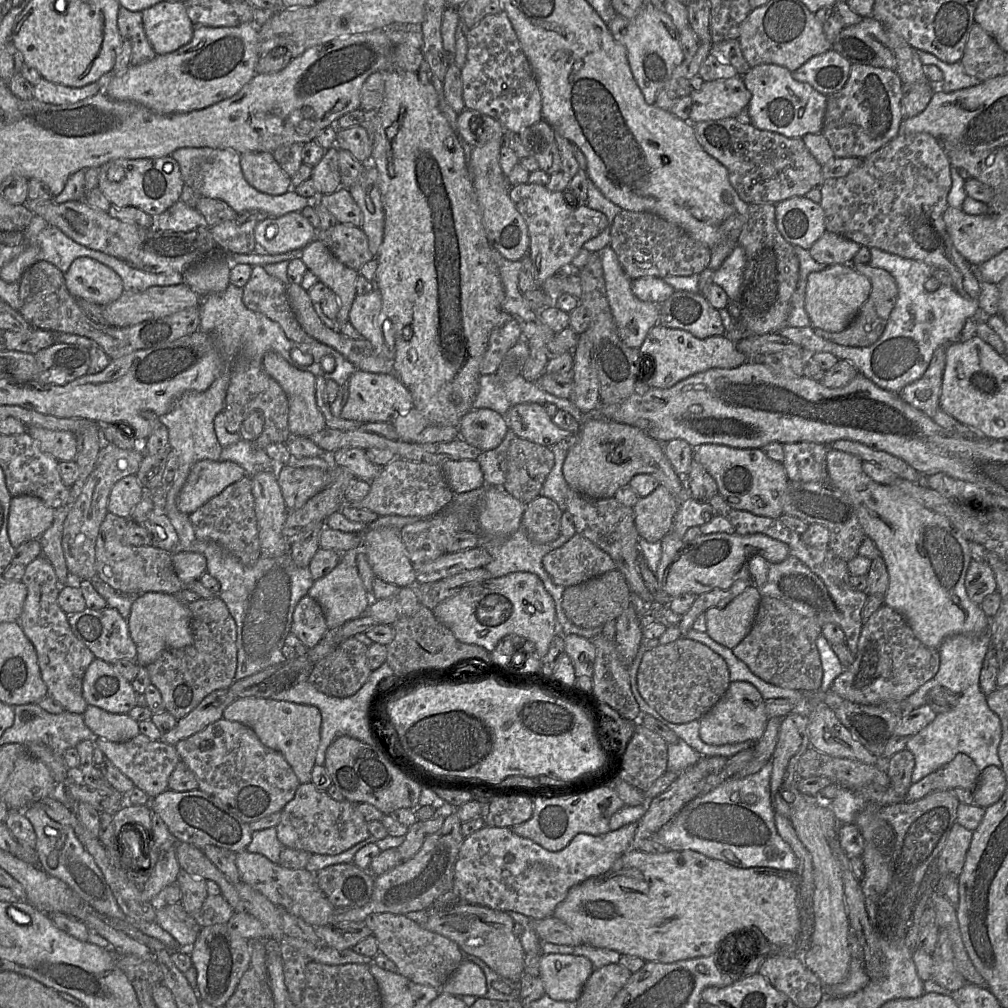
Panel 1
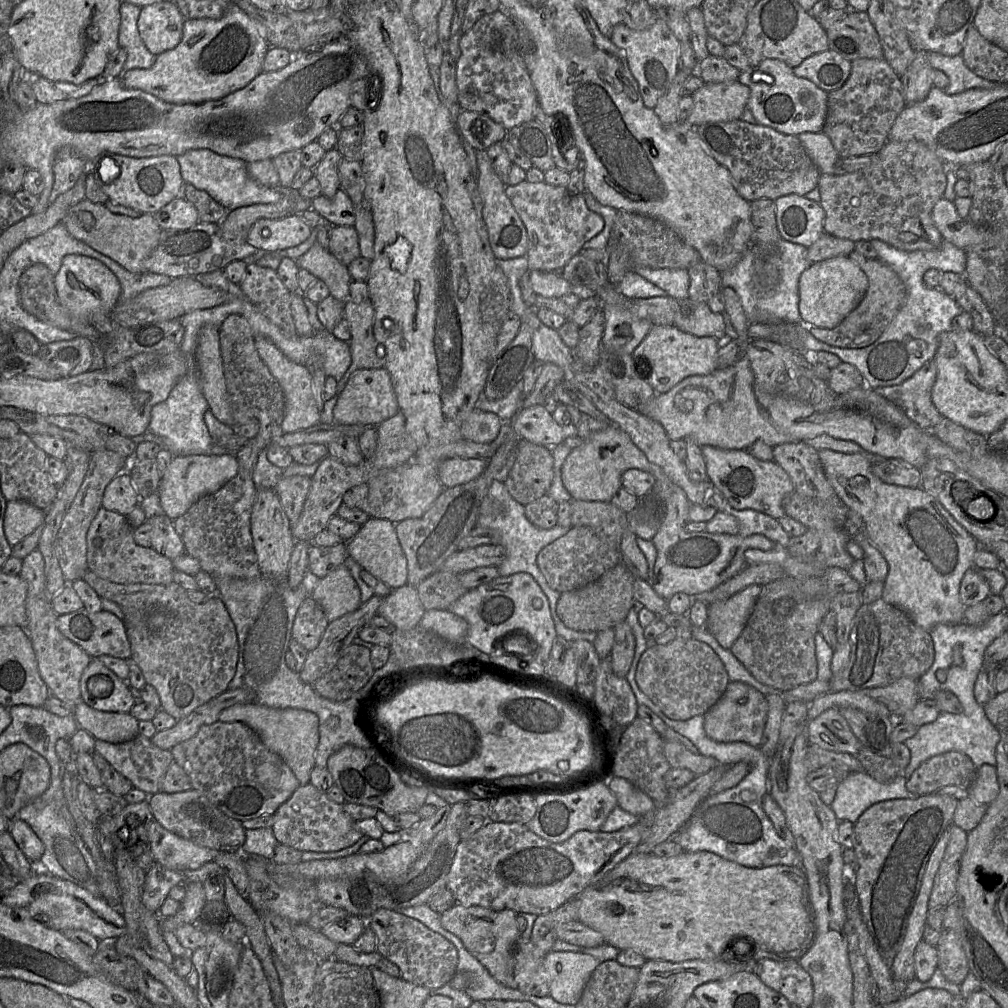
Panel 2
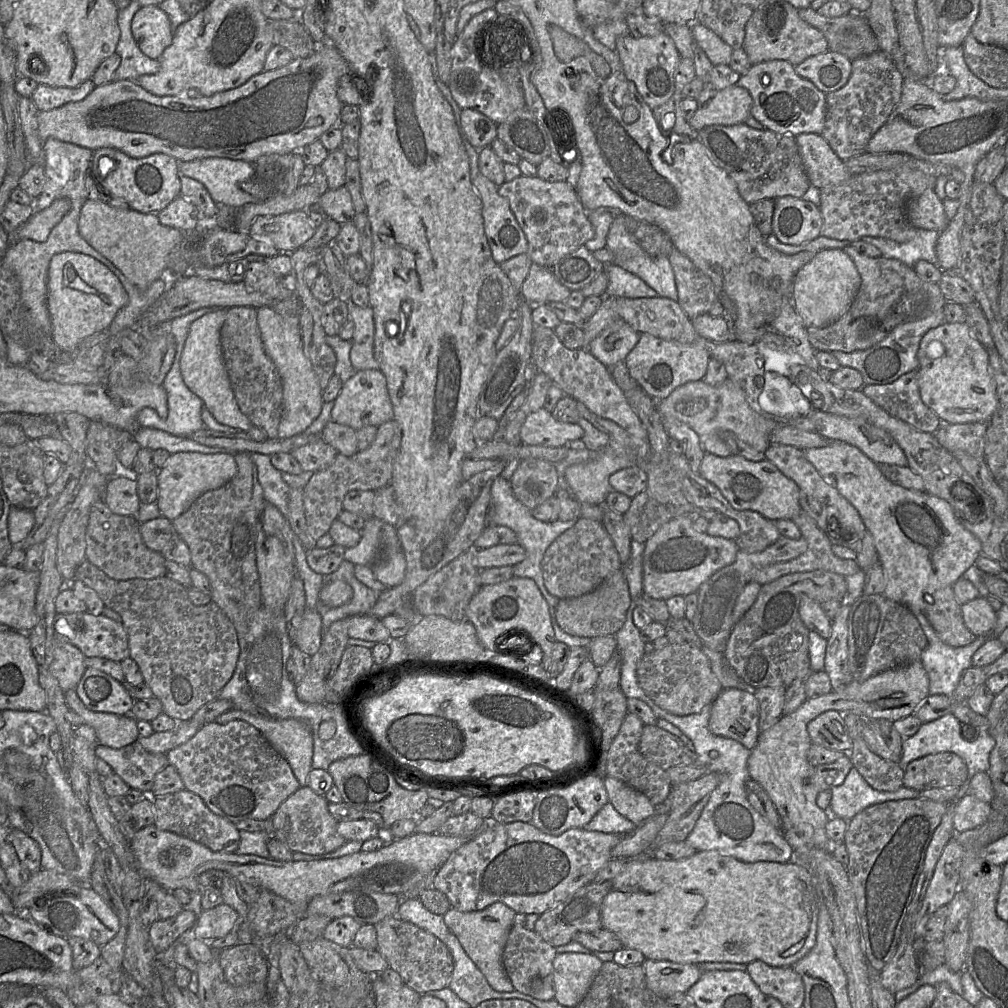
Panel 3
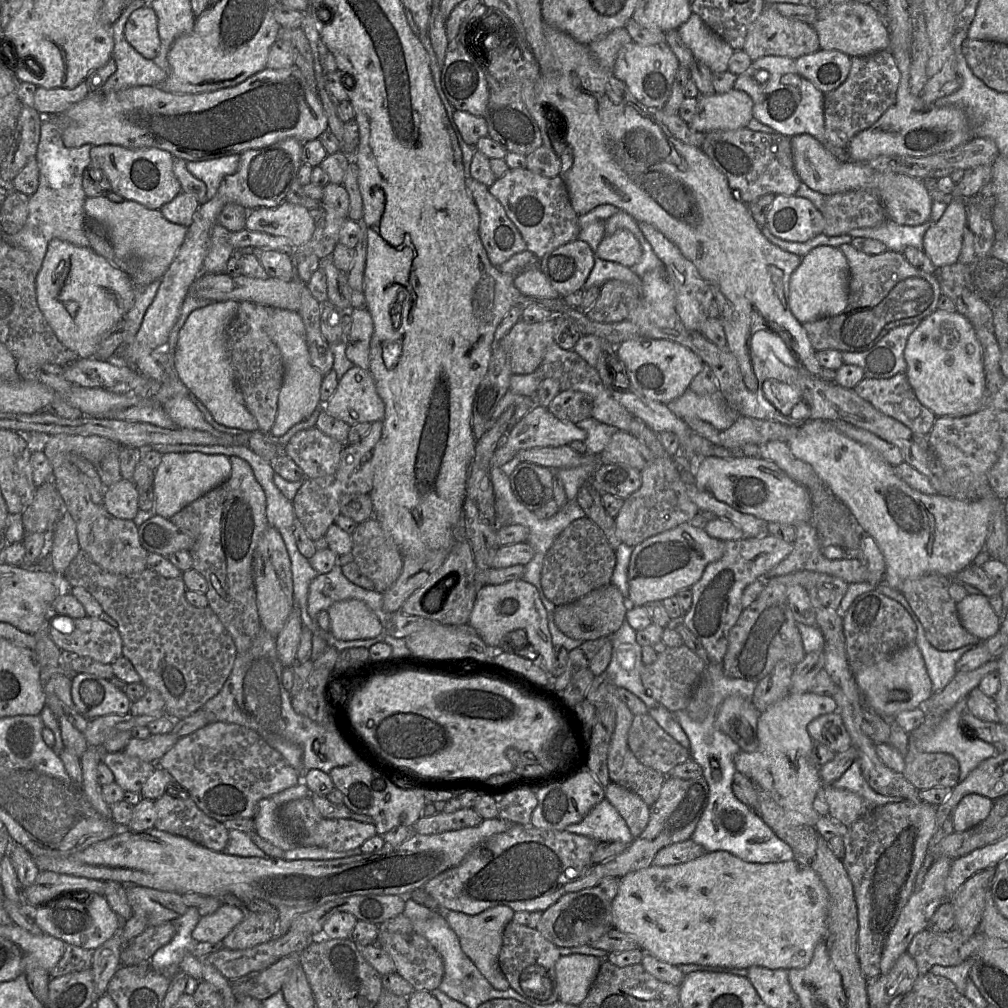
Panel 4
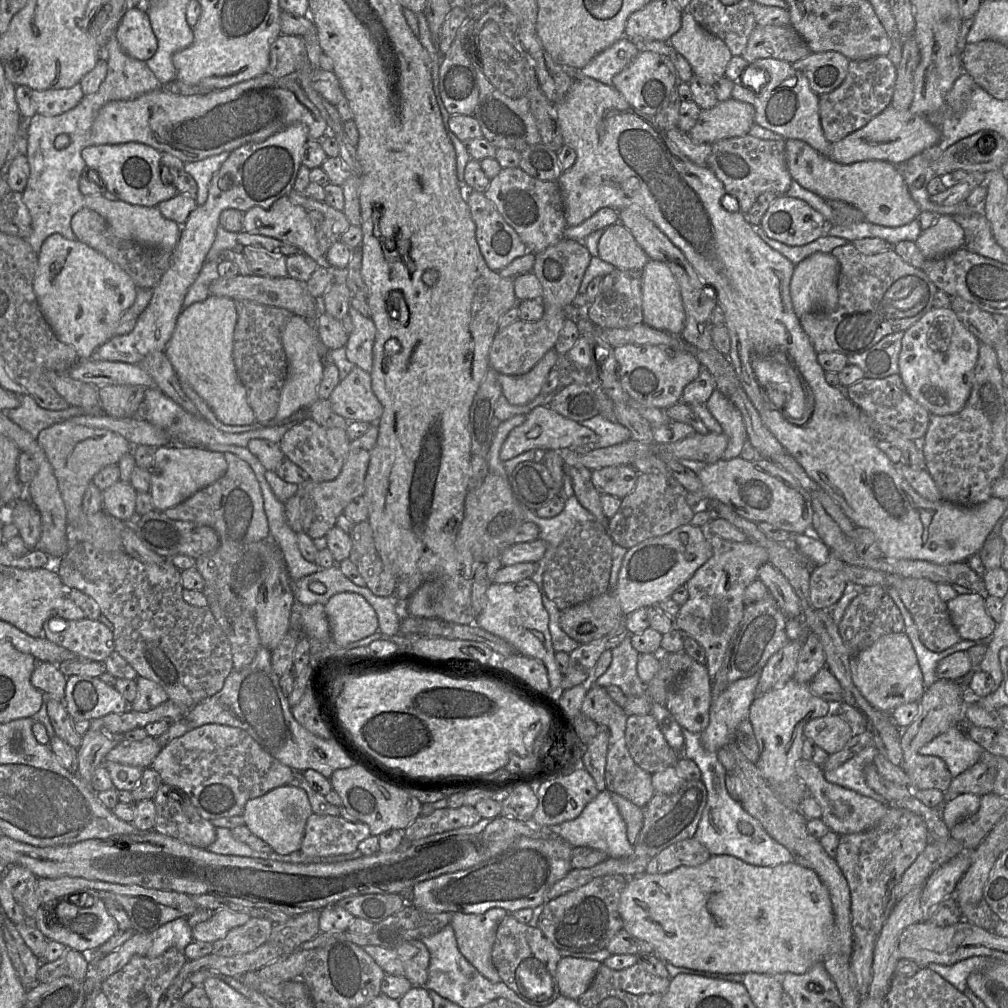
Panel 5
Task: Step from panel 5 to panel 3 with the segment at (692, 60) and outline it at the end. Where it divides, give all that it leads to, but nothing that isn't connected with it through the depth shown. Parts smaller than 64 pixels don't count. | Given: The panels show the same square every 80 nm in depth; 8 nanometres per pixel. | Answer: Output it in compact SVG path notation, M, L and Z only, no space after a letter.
M698 21L693 22L690 26L695 43L703 49L712 65L729 65L733 51L732 47Z

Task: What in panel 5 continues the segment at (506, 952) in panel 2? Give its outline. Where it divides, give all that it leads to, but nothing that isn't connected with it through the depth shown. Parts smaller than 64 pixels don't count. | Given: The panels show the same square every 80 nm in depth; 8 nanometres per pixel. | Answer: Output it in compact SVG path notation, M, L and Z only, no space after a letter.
M500 907L482 914L452 914L451 926L463 956L488 980L500 982L501 977L492 960L492 948L500 922L508 912Z

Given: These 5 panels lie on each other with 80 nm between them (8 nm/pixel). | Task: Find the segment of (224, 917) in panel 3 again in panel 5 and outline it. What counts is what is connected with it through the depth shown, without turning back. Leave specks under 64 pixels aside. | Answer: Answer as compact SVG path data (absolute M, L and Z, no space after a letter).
M226 910L213 911L212 916L198 923L192 929L192 939L196 941L211 942L219 940L233 928L245 924L250 919L247 910Z

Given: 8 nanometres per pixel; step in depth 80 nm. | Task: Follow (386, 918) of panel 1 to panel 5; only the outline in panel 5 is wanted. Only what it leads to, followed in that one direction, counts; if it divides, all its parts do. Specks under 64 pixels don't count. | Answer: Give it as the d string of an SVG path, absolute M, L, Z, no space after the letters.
M421 940L403 942L395 948L412 986L424 987L428 978L430 953Z

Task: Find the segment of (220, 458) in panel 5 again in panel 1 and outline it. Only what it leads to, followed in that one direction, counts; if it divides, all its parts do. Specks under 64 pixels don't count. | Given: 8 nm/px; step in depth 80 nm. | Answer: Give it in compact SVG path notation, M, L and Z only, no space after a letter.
M232 461L196 462L179 493L177 499L179 511L193 513L226 487L242 479L245 474L244 468Z

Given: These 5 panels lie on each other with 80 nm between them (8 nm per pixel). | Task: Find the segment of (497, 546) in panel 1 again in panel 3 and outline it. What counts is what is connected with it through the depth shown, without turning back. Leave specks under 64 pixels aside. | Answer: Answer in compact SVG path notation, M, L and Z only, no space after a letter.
M500 475L496 477L492 483L490 508L487 515L487 525L506 526L516 533L517 543L525 549L526 558L522 562L513 566L513 574L515 577L530 578L536 583L542 596L548 604L551 624L554 630L556 641L562 642L570 648L588 647L593 639L571 636L560 628L555 616L556 606L559 603L559 599L550 594L545 587L541 563L547 548L552 544L552 542L566 530L573 527L578 519L579 518L572 519L566 522L556 520L551 523L545 523L536 520L532 516L531 510L529 510L525 505L515 498L509 480Z

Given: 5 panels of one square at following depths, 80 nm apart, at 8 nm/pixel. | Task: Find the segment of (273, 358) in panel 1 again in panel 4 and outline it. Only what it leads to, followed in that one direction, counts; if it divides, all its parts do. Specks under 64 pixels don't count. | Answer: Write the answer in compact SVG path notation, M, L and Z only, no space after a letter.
M272 309L265 323L265 331L279 348L284 365L278 412L270 433L277 438L287 433L294 425L309 418L321 404L320 388L324 377L311 363L305 326L298 311Z

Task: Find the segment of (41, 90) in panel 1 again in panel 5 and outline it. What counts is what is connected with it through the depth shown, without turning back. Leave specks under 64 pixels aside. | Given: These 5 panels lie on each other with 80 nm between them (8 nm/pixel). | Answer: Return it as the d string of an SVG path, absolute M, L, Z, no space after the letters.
M80 83L71 88L32 91L32 101L37 113L45 116L56 116L75 108L83 97Z

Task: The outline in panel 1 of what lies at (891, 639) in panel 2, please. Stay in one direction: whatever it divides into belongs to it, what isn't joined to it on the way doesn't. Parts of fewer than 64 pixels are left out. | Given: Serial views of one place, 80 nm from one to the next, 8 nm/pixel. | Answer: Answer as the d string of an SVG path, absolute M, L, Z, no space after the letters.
M883 604L868 621L863 623L855 659L834 679L829 691L858 704L904 702L936 675L939 665L938 650L927 647L919 641L905 618Z

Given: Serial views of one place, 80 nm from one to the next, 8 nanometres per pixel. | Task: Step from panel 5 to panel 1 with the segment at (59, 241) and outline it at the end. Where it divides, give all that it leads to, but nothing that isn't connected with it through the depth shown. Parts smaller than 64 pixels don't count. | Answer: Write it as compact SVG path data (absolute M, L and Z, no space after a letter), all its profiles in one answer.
M78 257L64 273L66 287L75 299L99 306L116 301L124 292L121 277L110 267L89 257Z

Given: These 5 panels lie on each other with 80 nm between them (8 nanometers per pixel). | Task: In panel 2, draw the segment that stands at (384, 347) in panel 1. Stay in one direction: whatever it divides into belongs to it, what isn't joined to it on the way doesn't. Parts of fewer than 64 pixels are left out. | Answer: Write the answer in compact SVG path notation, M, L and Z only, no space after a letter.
M371 301L344 304L344 318L350 324L352 364L358 369L384 368L385 351L374 335L375 310Z

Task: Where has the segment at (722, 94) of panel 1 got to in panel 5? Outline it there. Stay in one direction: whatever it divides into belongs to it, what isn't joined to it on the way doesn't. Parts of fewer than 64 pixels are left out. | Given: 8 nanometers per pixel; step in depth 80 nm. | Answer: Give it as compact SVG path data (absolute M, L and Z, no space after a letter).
M729 98L710 109L701 110L689 134L696 142L712 144L722 139L744 136L754 123L754 107Z

